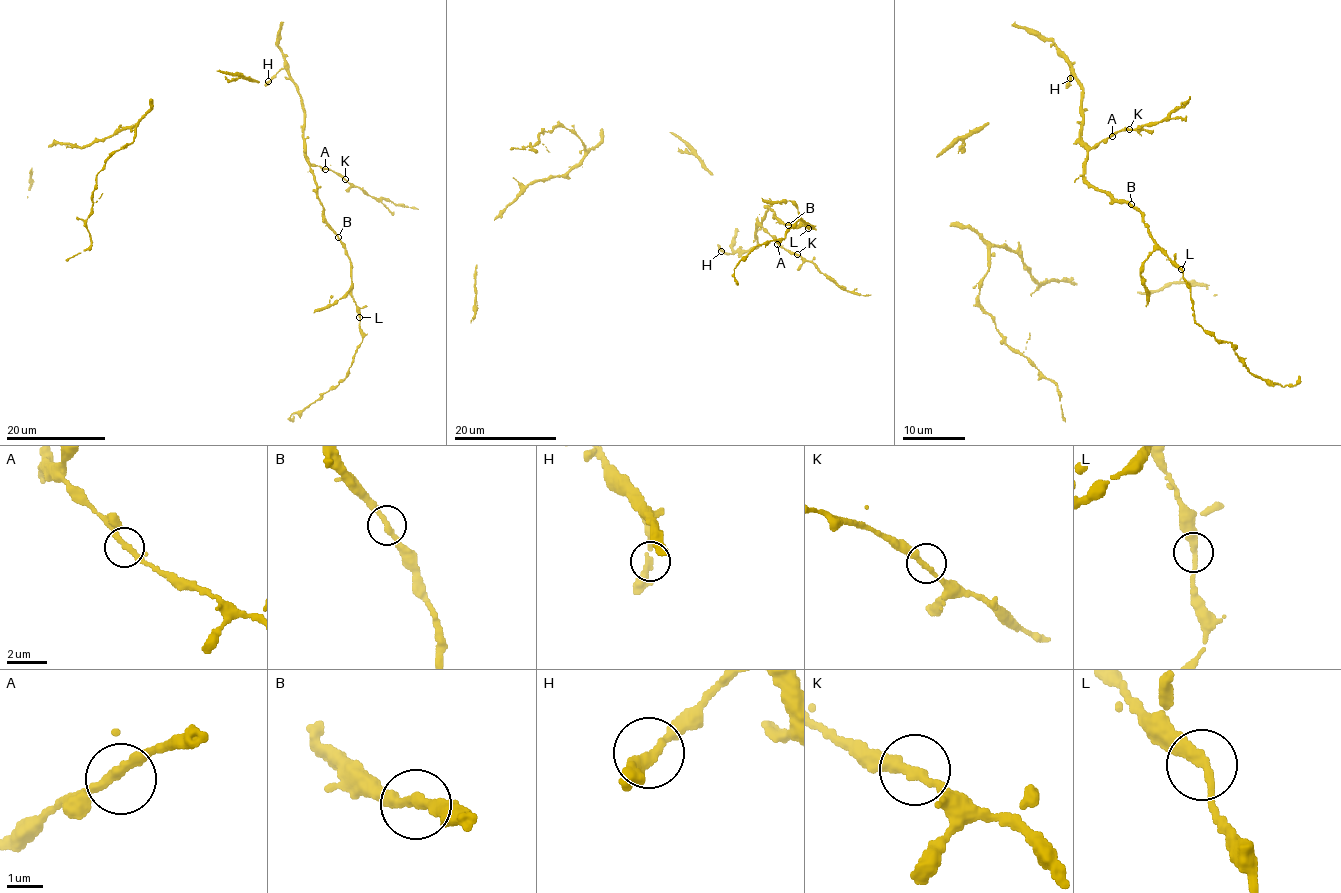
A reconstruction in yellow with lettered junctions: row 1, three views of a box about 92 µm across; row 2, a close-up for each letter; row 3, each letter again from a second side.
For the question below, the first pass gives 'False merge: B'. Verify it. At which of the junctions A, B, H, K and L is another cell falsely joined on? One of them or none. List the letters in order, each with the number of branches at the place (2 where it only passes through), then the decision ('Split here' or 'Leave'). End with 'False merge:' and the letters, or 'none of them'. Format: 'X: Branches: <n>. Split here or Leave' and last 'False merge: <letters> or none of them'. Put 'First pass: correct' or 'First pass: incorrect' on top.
First pass: incorrect
A: Branches: 2. Leave
B: Branches: 2. Leave
H: Branches: 2. Leave
K: Branches: 2. Leave
L: Branches: 2. Leave
False merge: none of them

